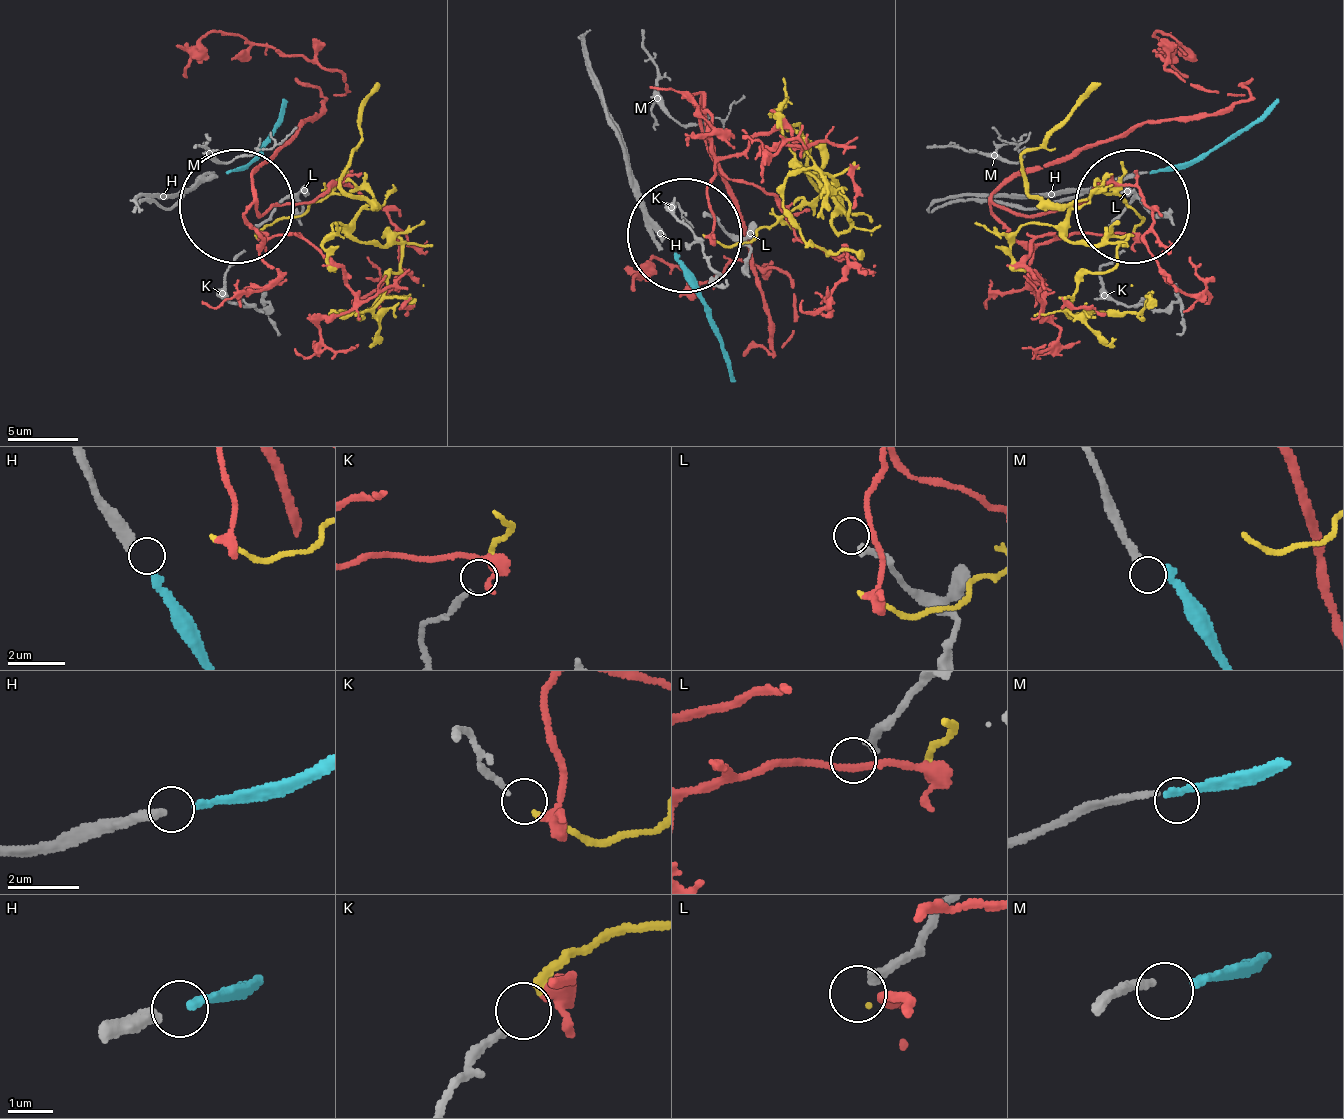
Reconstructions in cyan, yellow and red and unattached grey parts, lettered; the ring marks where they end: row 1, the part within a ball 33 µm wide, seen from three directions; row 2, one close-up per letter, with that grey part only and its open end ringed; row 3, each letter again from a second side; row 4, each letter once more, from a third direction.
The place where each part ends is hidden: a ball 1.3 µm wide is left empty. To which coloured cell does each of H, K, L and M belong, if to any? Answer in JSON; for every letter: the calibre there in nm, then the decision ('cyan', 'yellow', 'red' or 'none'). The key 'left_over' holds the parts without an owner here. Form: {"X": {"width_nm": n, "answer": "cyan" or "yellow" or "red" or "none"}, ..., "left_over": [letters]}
{"H": {"width_nm": 340, "answer": "cyan"}, "K": {"width_nm": 160, "answer": "red"}, "L": {"width_nm": 240, "answer": "none"}, "M": {"width_nm": 170, "answer": "none"}, "left_over": ["L", "M"]}

